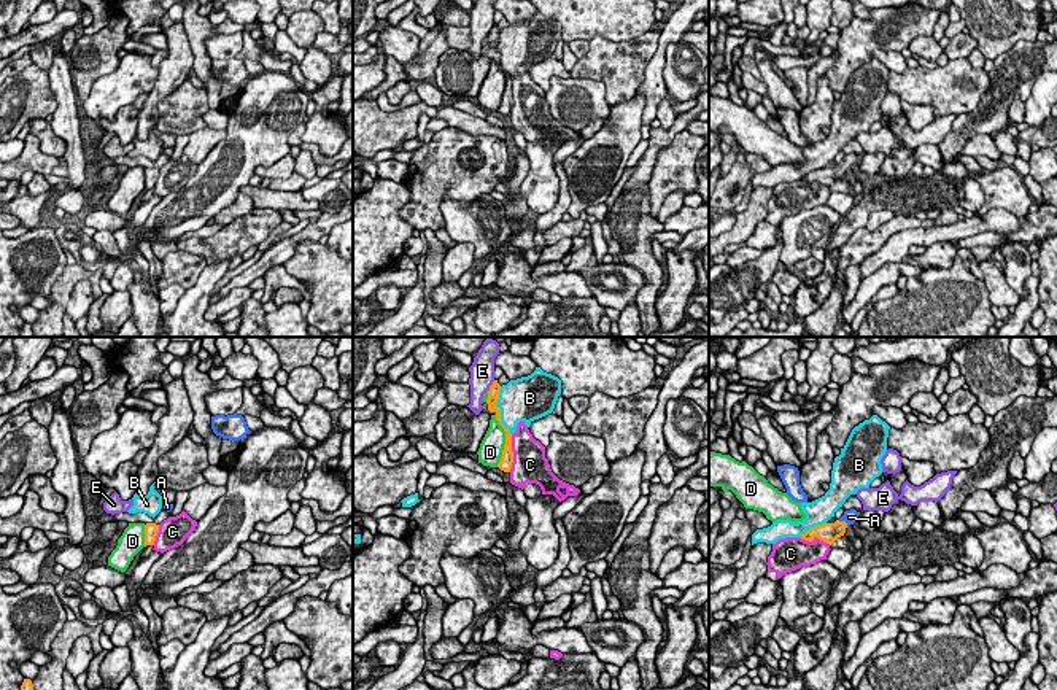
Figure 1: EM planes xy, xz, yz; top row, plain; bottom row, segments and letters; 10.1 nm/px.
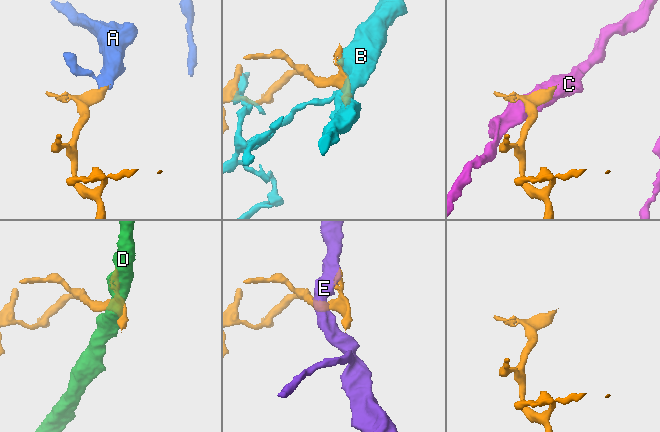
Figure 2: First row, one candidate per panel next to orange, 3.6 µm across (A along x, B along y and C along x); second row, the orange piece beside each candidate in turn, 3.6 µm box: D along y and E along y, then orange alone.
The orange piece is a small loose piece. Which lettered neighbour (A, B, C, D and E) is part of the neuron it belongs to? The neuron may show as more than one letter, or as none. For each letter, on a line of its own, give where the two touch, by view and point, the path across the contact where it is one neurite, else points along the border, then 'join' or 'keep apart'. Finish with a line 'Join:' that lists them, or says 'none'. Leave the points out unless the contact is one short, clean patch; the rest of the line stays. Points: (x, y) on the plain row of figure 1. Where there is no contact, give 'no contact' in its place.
A: meets orange in yz at (843, 166); runs through yz (828, 177), (843, 166), (849, 161); join
B: meets orange in xz at (499, 54); keep apart
C: meets orange in xz at (512, 97); keep apart
D: meets orange in xz at (506, 85); keep apart
E: meets orange in xz at (491, 29); border along xz (495, 24), (488, 32); keep apart
Join: A

